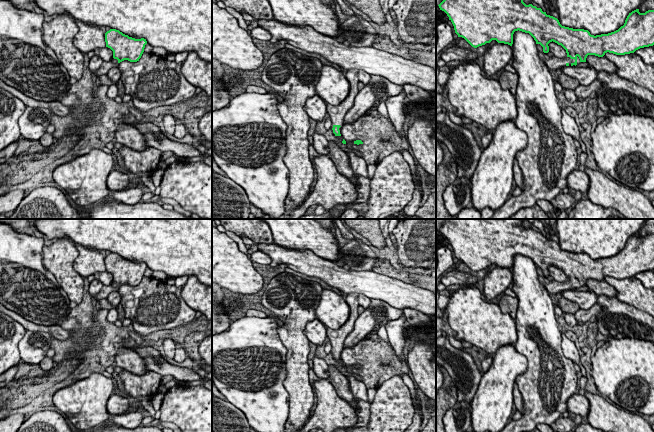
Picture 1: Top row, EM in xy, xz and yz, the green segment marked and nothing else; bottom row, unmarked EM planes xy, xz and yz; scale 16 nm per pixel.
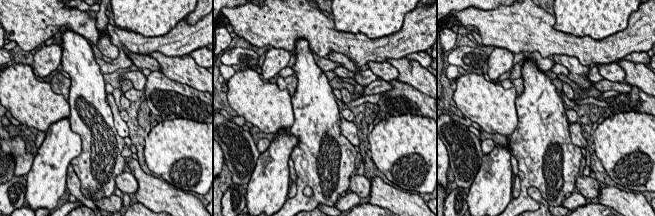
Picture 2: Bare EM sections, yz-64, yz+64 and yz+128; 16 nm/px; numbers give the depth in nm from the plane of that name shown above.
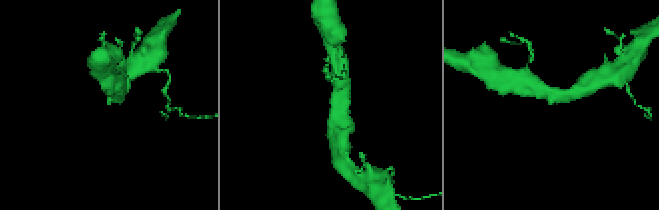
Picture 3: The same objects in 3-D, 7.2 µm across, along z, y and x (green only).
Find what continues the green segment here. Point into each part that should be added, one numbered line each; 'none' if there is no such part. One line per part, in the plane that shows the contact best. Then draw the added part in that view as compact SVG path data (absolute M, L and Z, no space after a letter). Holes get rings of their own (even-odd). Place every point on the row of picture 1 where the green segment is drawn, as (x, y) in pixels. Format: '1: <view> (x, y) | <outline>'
1: yz (553, 63) | M538 51L538 55L540 59L545 63L549 70L557 70L566 66L568 63L571 66L572 63L575 62L575 59L571 59L570 57L558 58L558 57L550 57L547 53Z

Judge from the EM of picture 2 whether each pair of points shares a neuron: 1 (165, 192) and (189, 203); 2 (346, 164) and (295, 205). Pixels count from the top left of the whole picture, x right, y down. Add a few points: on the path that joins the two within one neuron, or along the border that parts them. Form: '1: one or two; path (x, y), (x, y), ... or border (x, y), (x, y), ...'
1: one; path (171, 198), (175, 202), (183, 203)
2: one; path (339, 181), (337, 190), (328, 201), (312, 202)

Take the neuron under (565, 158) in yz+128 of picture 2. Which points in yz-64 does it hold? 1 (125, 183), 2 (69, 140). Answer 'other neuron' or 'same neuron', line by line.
1: other neuron
2: other neuron

